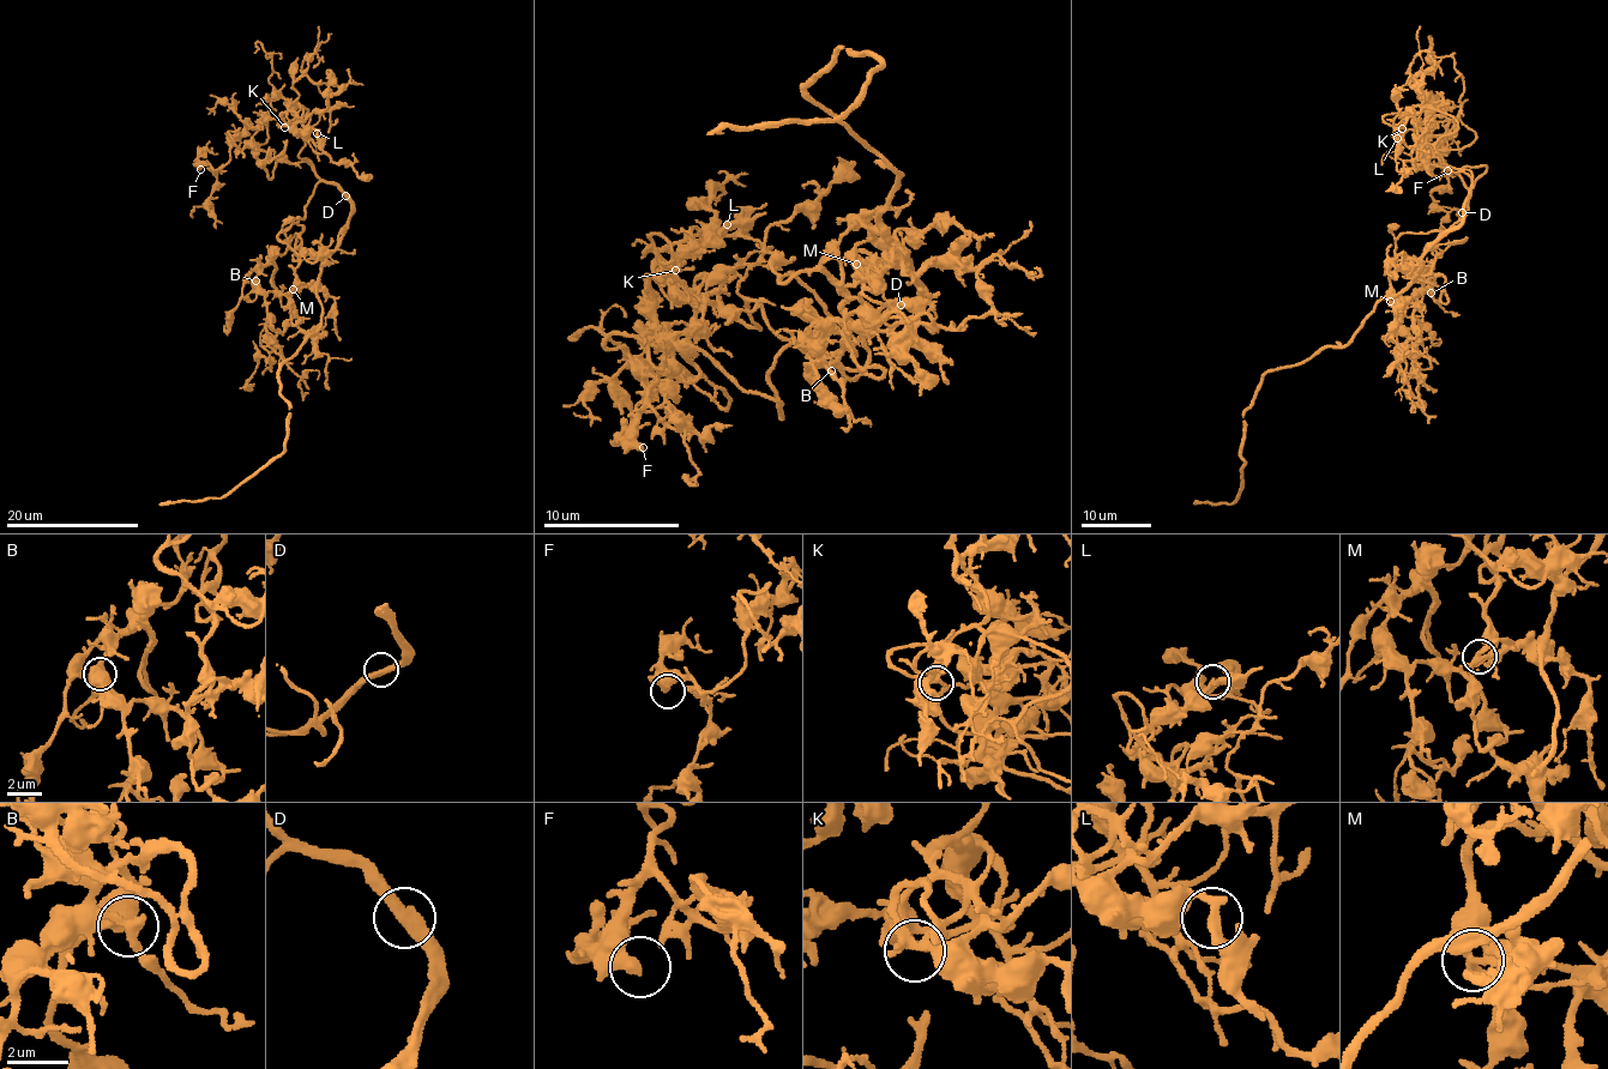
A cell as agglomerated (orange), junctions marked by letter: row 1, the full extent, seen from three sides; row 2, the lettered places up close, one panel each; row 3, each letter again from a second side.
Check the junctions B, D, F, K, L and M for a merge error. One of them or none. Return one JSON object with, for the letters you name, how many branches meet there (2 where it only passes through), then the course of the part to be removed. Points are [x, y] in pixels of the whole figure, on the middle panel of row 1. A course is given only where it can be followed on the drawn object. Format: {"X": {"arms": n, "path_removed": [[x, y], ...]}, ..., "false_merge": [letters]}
{"false_merge": []}

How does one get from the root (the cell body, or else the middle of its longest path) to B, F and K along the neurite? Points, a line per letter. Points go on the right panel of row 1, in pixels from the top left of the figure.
B: (1422, 261), (1409, 273), (1425, 251), (1439, 251), (1417, 275), (1440, 287), (1444, 277), (1425, 283), (1431, 293)
F: (1422, 261), (1461, 222), (1455, 171), (1487, 168), (1468, 187), (1438, 167), (1438, 136), (1426, 167), (1447, 170)
K: (1422, 261), (1429, 246), (1461, 222), (1471, 182), (1433, 146), (1422, 144), (1425, 112), (1407, 109), (1402, 128)

